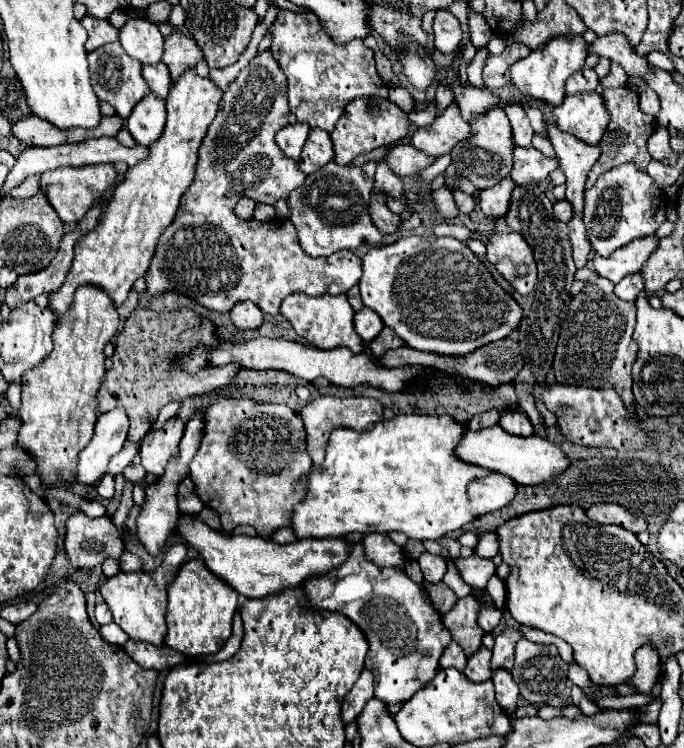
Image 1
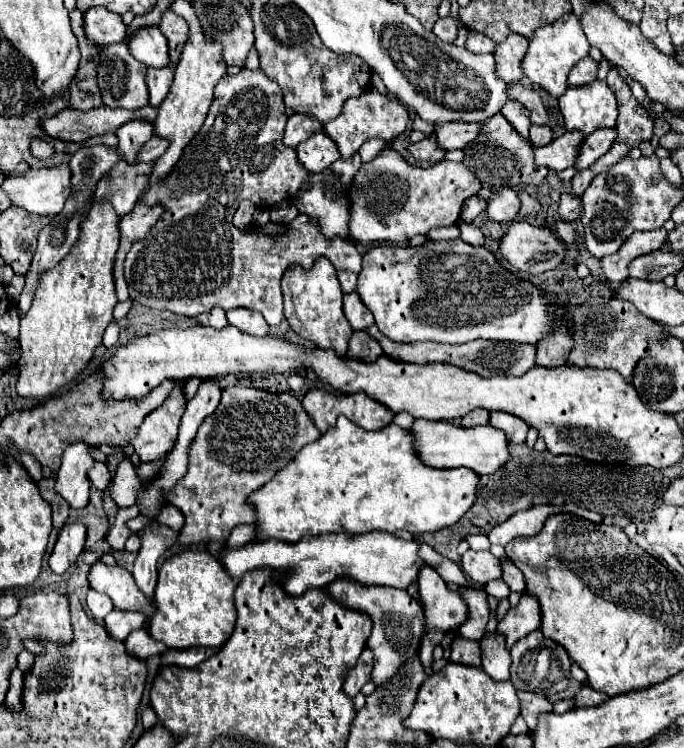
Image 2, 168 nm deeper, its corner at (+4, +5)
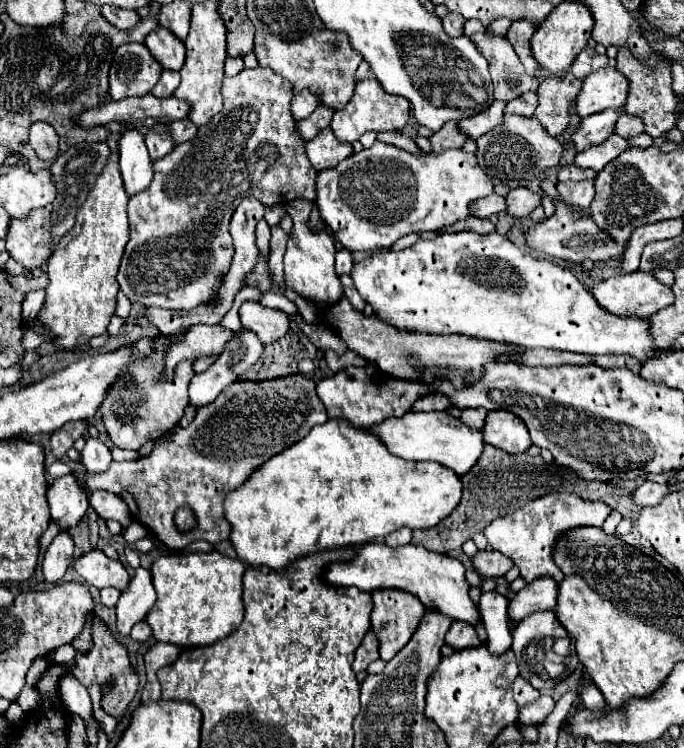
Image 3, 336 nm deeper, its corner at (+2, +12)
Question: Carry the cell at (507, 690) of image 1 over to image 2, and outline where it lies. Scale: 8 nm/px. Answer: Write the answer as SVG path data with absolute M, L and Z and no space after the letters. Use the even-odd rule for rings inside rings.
M485 635L481 639L483 649L483 669L493 681L509 681L509 667L511 655L505 649L505 639L501 635Z

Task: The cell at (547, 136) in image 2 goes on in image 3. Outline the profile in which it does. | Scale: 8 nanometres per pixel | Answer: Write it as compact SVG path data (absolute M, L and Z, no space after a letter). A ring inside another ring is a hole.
M565 72L563 76L549 76L539 84L539 106L535 110L535 118L551 136L559 136L567 130L571 122L569 106L575 102L581 86L583 80L577 80L571 72Z

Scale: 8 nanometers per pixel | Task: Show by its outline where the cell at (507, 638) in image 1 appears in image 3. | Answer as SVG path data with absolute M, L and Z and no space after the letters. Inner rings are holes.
M541 576L529 582L519 590L509 604L509 614L515 622L521 622L525 616L541 610L553 610L557 606L557 588L559 584L551 576Z

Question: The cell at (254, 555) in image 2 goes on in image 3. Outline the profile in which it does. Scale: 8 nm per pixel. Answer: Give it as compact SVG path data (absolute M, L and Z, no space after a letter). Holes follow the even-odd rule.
M381 544L355 546L355 560L347 564L331 564L325 570L325 580L335 586L355 586L363 592L375 592L383 588L401 590L413 594L421 600L427 610L435 610L451 620L463 620L471 626L481 624L481 614L477 604L469 596L469 584L465 580L465 566L447 554L431 552L423 546L407 544L399 548L389 548Z

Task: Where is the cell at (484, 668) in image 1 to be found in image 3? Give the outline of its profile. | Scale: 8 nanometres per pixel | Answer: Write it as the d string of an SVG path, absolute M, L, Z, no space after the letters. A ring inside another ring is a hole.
M457 620L451 624L451 628L449 628L447 636L445 636L445 642L453 650L465 650L465 648L481 644L475 628L471 624L463 624L463 622L457 622Z

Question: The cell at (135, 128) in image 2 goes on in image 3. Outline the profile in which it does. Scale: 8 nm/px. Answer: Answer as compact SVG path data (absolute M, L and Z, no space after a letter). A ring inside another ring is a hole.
M127 128L119 140L119 166L123 174L125 192L135 196L143 192L153 180L151 158L147 154L145 136L137 128Z

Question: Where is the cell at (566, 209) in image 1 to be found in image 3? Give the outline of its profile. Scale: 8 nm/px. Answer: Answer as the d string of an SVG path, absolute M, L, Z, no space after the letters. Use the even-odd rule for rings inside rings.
M595 180L559 182L557 190L559 190L563 202L567 202L569 206L575 206L579 210L587 210L595 196Z

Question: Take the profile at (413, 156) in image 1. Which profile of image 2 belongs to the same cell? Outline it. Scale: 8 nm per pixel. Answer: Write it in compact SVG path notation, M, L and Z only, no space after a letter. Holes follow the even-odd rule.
M431 135L419 143L409 143L407 151L415 157L415 161L431 161L431 163L441 161L445 155L445 151L437 147L437 141L433 141Z

